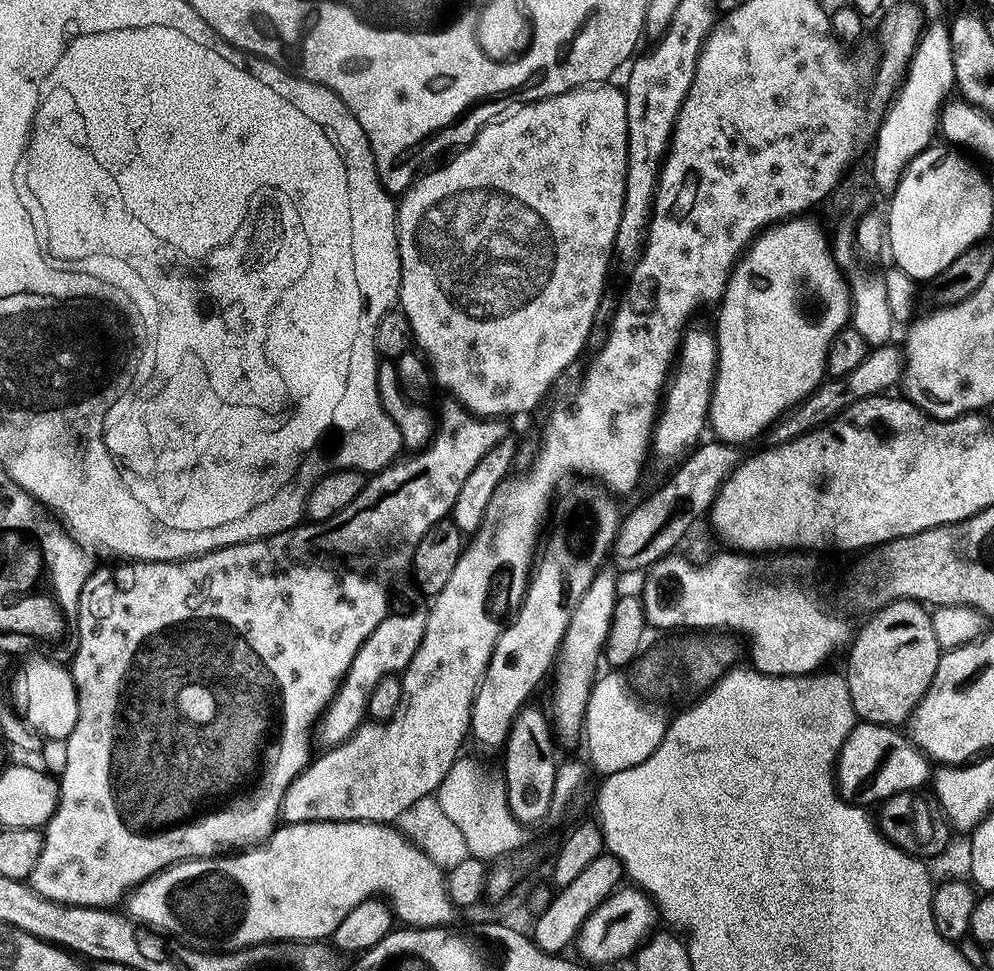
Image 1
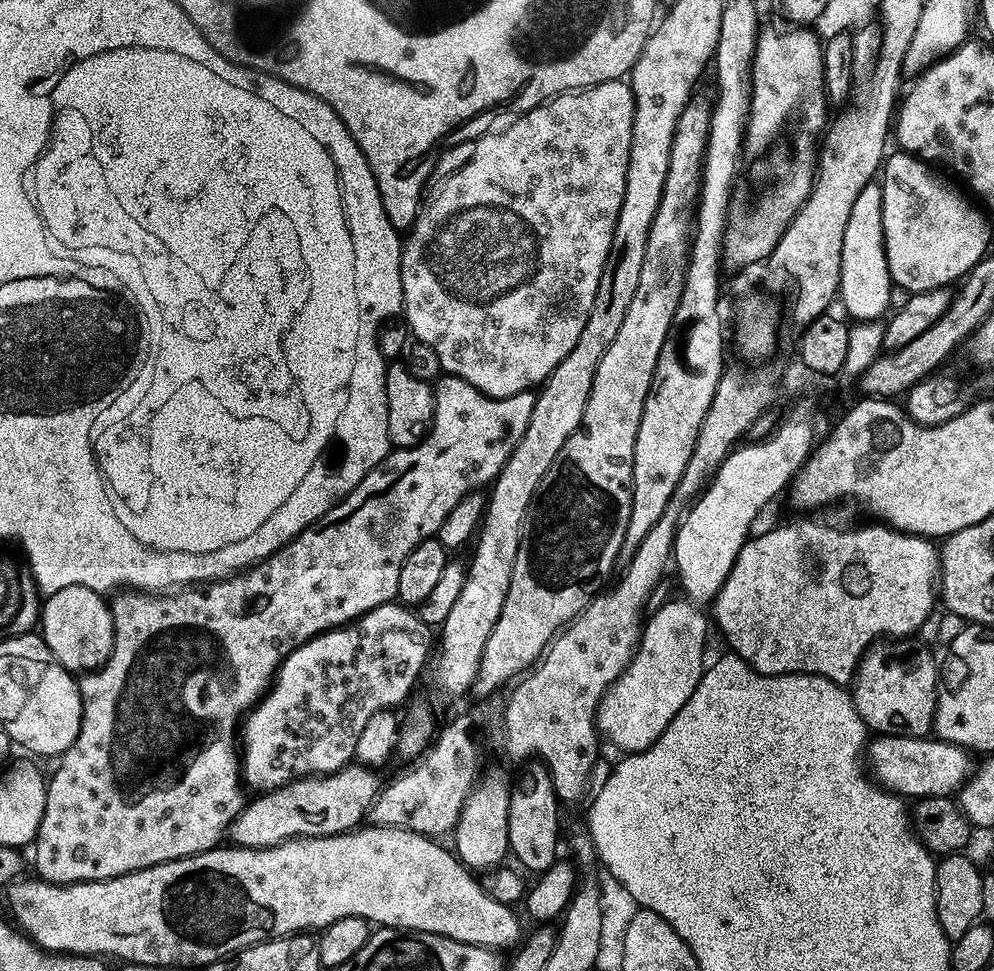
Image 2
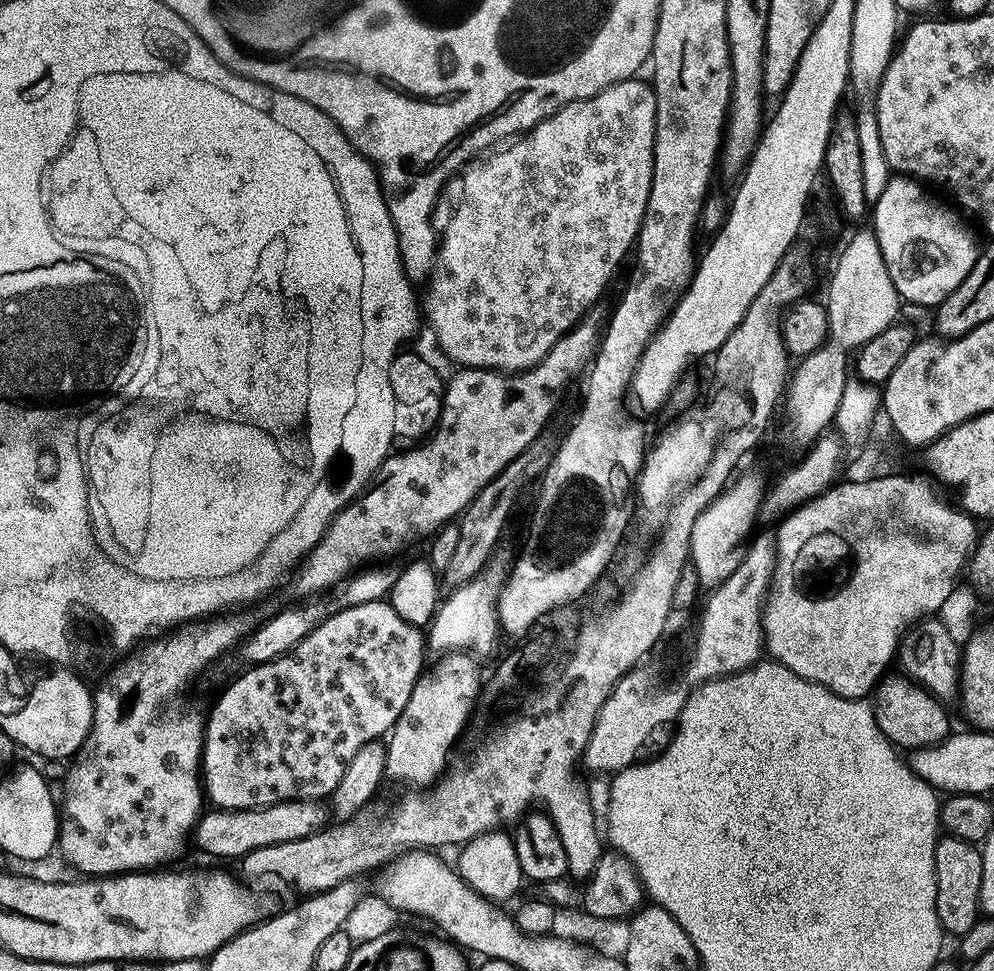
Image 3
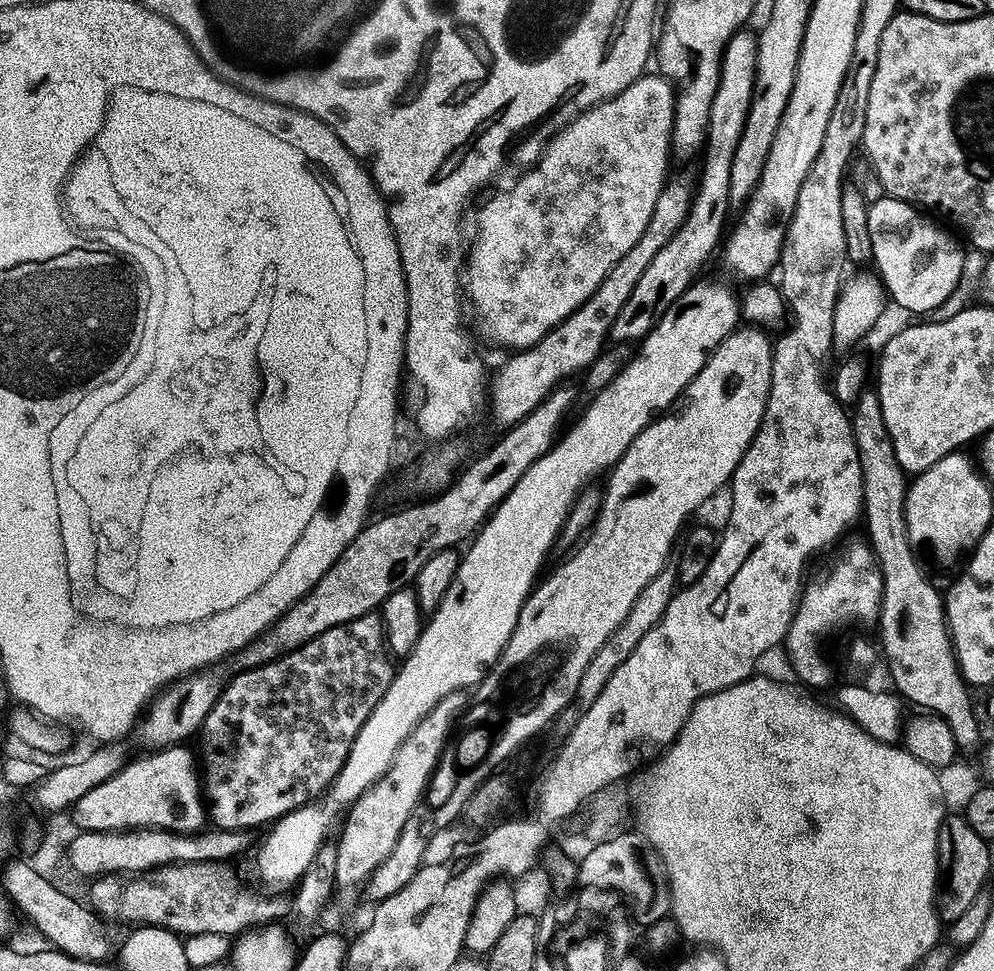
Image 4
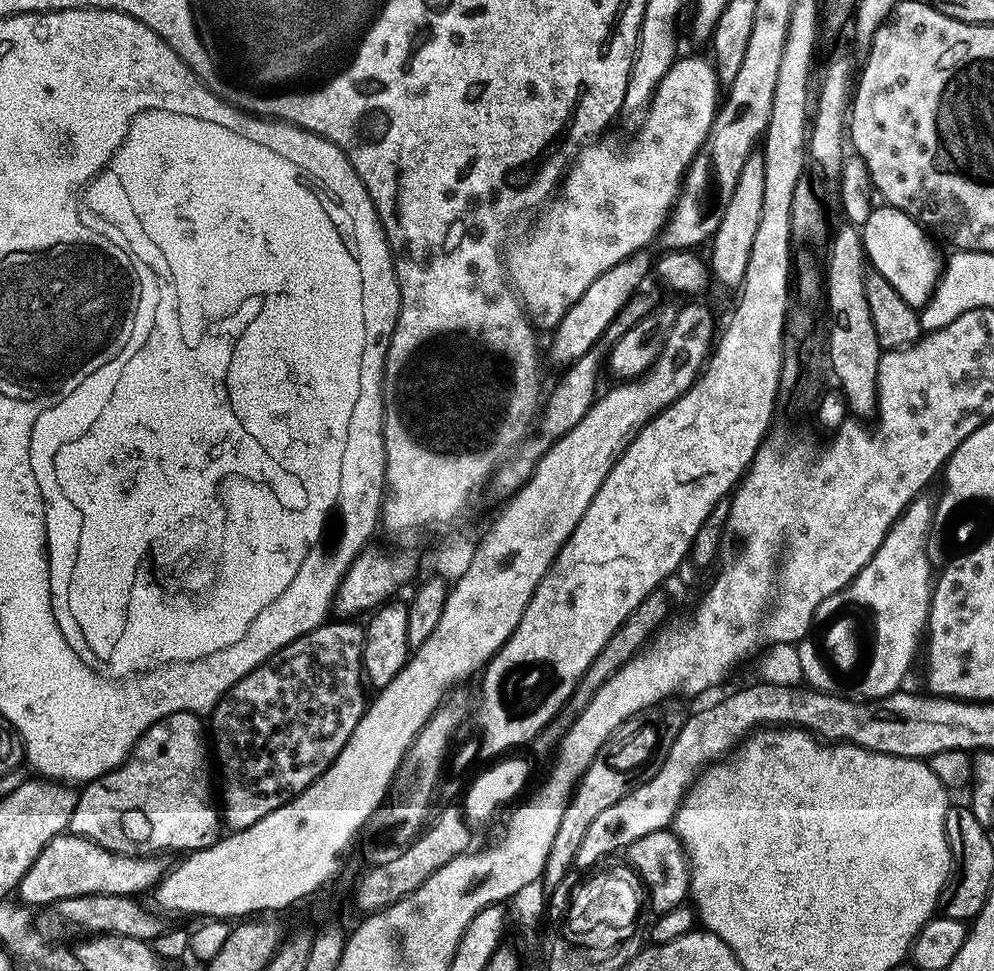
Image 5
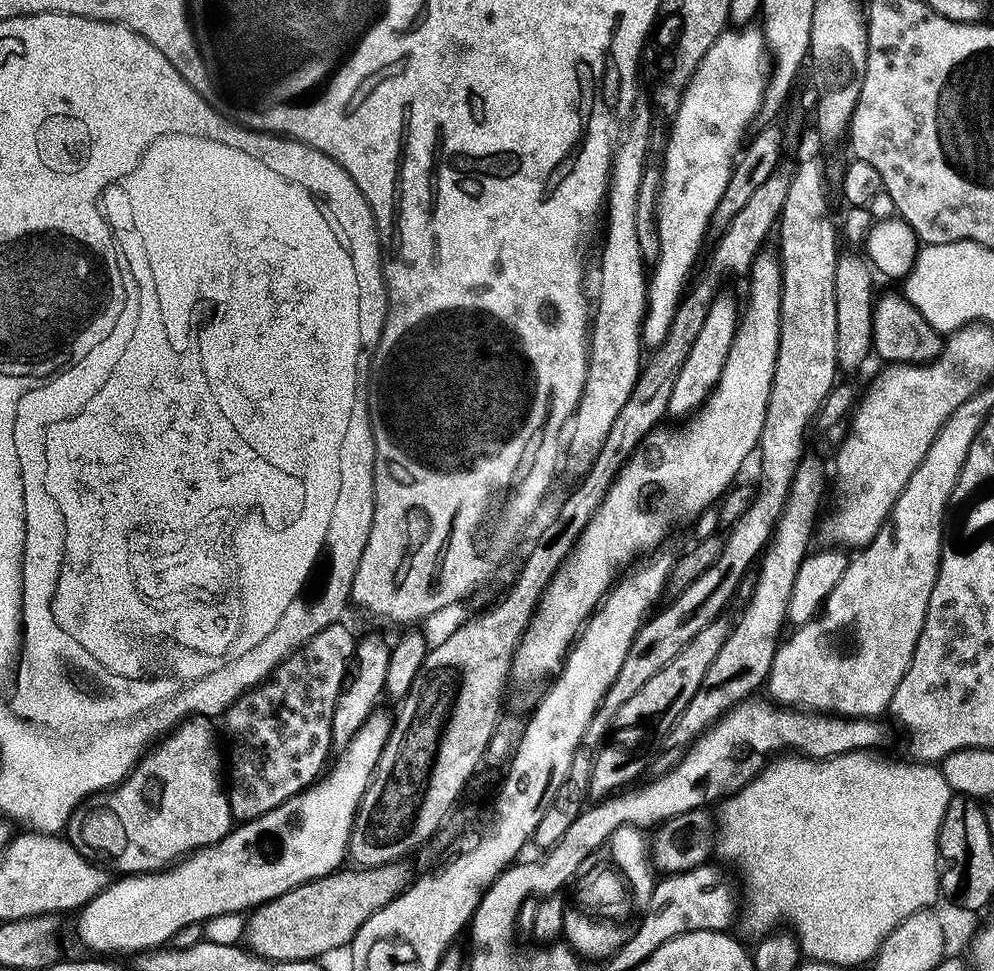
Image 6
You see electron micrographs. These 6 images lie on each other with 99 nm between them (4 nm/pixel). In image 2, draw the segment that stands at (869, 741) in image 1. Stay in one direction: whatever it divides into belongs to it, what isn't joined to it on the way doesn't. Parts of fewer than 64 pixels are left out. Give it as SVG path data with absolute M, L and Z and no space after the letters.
M877 735L875 739L866 748L867 771L880 787L901 798L952 796L974 768L973 757L965 749L939 738Z

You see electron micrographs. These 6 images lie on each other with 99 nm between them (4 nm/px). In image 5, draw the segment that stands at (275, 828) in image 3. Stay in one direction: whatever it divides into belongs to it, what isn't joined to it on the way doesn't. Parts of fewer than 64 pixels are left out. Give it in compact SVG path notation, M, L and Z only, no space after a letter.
M61 834L56 836L37 856L18 887L18 896L25 905L51 906L59 900L69 900L88 894L114 894L139 897L139 892L155 889L169 871L163 855L123 856L106 850L81 836Z

